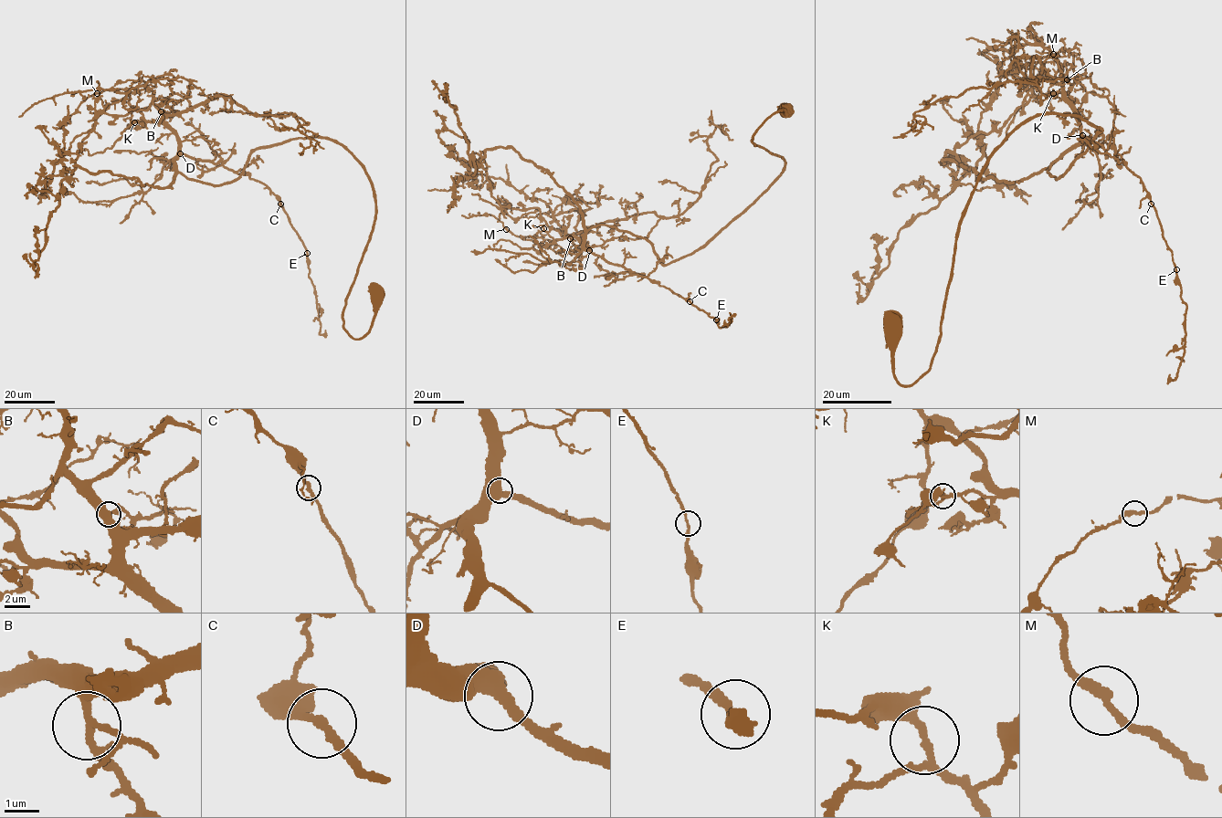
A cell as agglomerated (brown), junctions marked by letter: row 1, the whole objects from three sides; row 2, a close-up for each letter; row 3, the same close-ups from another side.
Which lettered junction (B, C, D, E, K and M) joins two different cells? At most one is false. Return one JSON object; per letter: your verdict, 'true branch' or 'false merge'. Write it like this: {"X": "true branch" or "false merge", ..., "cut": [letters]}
{"B": "true branch", "C": "true branch", "D": "true branch", "E": "true branch", "K": "true branch", "M": "true branch", "cut": []}

